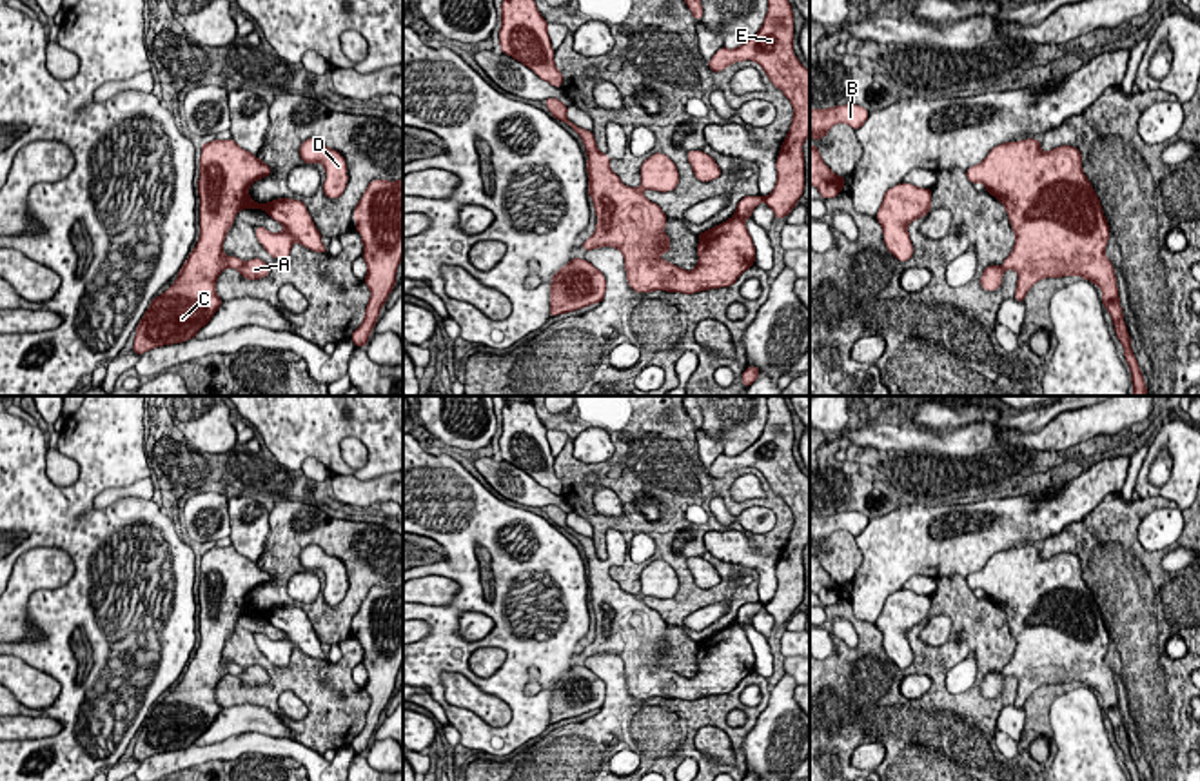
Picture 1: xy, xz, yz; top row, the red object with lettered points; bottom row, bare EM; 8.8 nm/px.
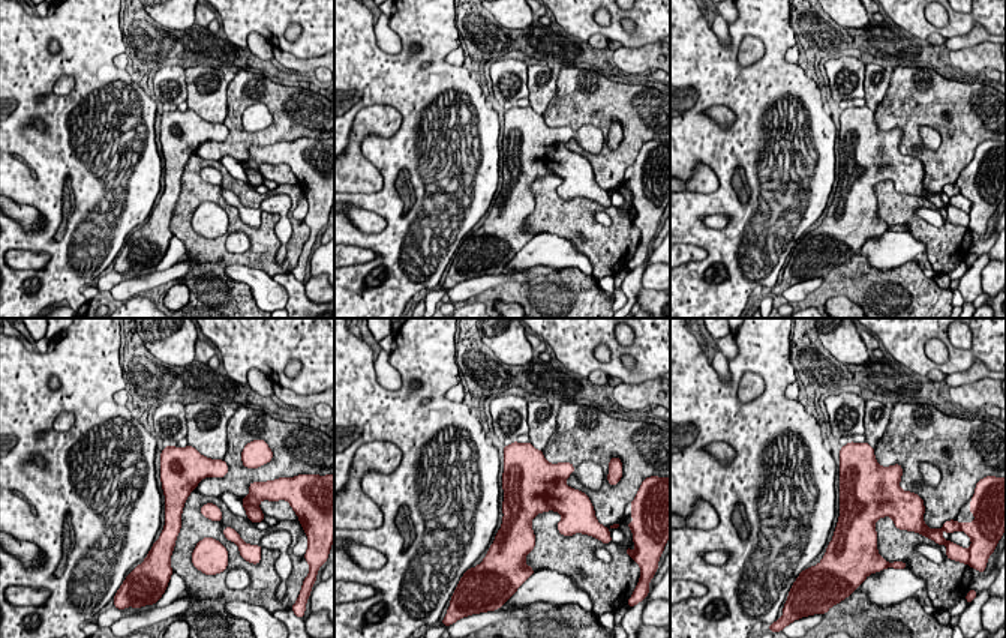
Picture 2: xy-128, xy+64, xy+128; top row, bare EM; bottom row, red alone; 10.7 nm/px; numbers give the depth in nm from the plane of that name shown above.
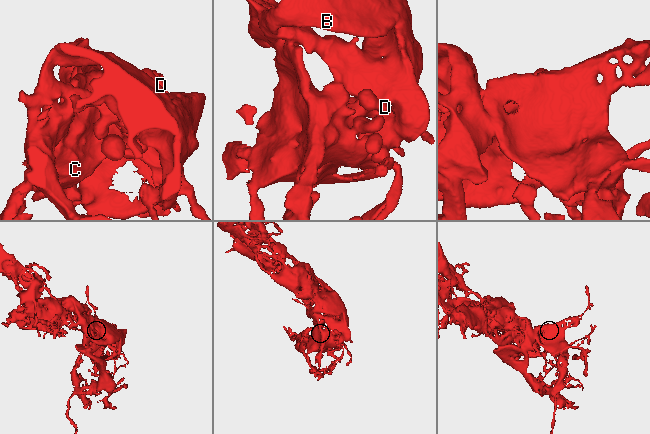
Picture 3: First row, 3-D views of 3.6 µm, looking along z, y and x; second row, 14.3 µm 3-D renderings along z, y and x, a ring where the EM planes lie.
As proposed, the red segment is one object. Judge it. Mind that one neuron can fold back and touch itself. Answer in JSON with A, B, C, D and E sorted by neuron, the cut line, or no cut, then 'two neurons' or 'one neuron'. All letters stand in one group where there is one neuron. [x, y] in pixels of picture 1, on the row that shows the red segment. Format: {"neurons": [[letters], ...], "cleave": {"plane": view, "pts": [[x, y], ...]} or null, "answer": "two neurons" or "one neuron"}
{"neurons": [["A", "B", "C", "D", "E"]], "cleave": null, "answer": "one neuron"}

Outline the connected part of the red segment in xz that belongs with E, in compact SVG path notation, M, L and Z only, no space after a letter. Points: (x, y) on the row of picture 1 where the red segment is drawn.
M768 0L770 7L762 27L744 45L721 47L708 67L723 71L733 62L757 62L770 82L793 105L793 120L777 156L777 183L764 196L744 196L735 214L710 231L699 232L699 263L684 271L659 258L670 252L670 236L663 232L666 214L644 198L643 191L674 191L679 183L675 163L661 153L641 165L641 187L626 187L610 169L610 156L597 151L592 131L577 127L566 118L568 105L546 98L545 105L554 118L563 120L581 138L588 154L588 194L592 196L597 225L581 245L585 251L615 247L625 256L626 280L635 292L668 291L693 294L699 291L730 287L753 265L755 247L744 225L752 211L764 200L775 220L790 214L804 191L802 143L810 136L810 71L793 54L793 13L788 0Z

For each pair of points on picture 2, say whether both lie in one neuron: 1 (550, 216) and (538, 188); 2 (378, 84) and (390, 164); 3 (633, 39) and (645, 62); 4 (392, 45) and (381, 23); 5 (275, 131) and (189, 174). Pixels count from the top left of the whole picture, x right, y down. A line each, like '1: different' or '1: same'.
1: same
2: same
3: different
4: same
5: different

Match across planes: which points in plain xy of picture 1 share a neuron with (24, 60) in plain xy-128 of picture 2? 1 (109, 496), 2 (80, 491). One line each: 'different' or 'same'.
1: different
2: same

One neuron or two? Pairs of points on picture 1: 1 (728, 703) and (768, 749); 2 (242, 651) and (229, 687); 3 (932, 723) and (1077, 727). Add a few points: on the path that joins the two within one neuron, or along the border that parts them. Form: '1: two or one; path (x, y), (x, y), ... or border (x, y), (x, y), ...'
1: two; border (770, 691), (767, 709), (741, 741)
2: one; path (262, 662), (271, 683), (249, 692)
3: two; border (1072, 689), (1062, 692), (1050, 709), (1052, 738)

